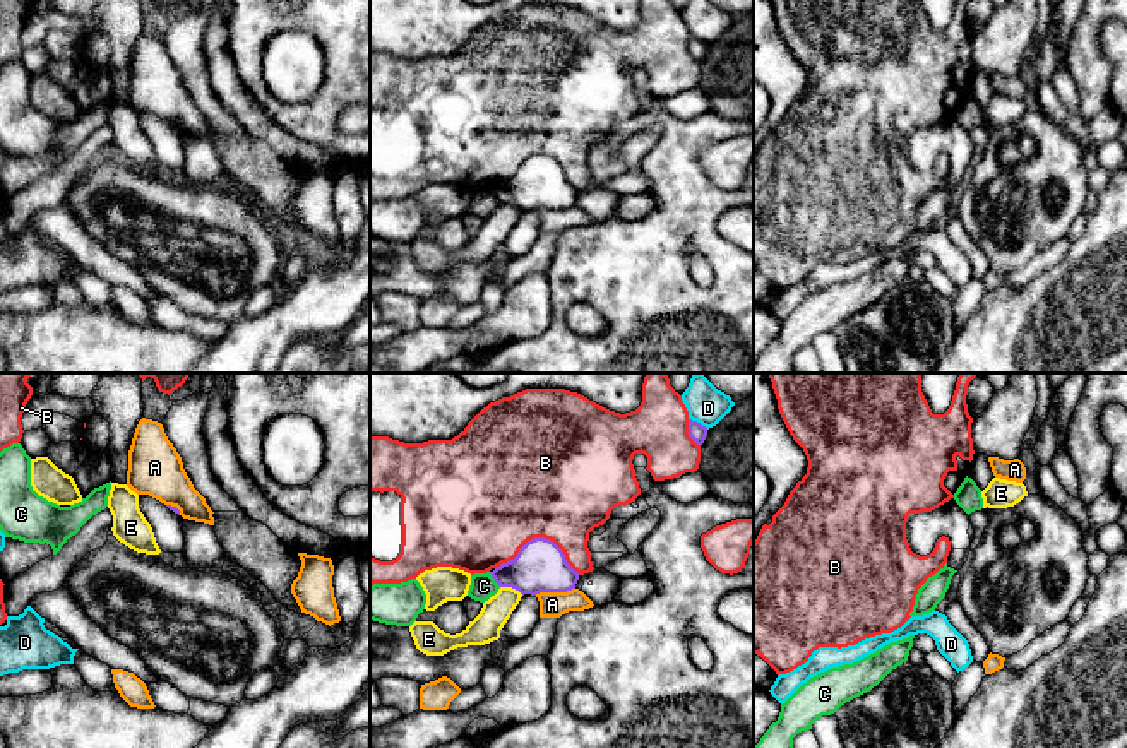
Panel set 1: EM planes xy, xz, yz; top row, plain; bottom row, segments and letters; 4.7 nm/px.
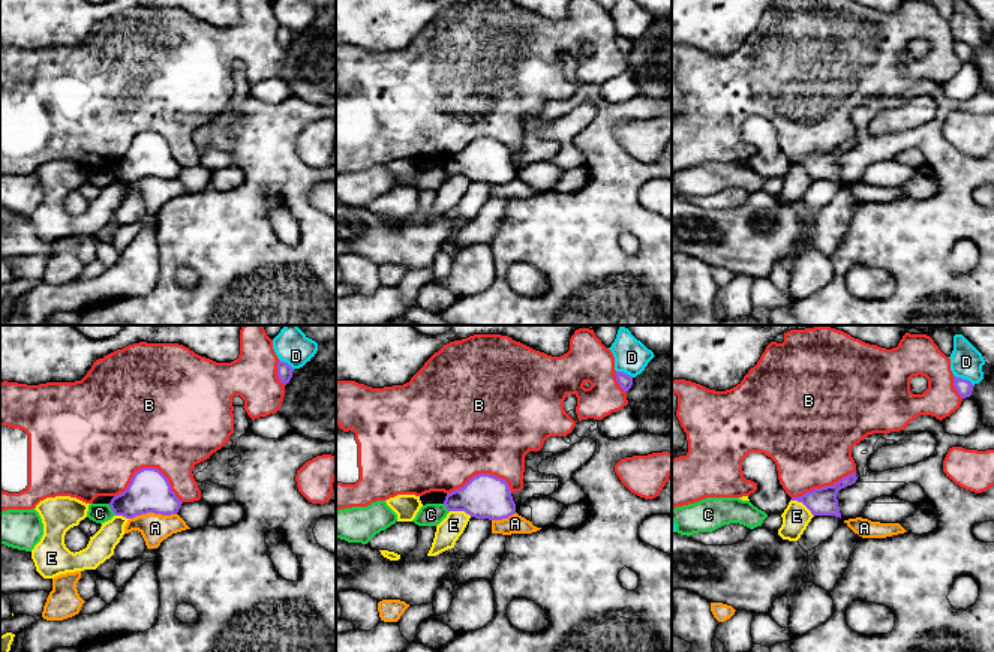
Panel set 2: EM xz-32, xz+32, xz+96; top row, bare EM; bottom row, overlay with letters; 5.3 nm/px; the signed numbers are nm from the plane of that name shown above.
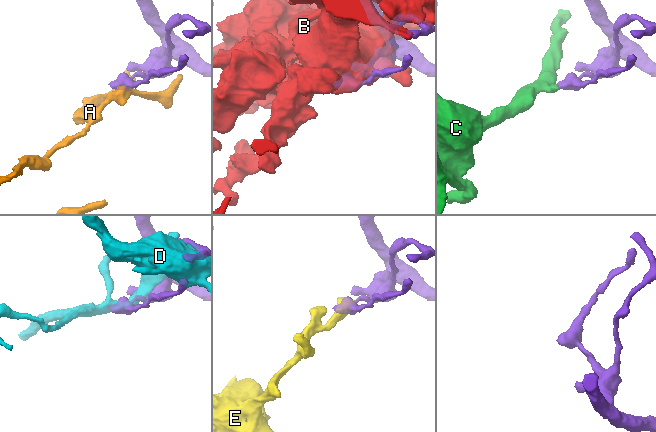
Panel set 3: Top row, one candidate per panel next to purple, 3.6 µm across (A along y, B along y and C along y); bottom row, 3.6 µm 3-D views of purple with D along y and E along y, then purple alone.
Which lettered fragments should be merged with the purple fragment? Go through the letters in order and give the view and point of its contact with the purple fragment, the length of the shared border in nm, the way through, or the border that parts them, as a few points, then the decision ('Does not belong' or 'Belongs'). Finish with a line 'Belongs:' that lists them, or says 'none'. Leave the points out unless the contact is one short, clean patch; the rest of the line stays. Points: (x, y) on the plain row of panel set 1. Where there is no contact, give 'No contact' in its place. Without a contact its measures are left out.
A: Touches purple at xz (554, 207). Shared border 190 nm. Boundary: xz (574, 204), (535, 211). Does not belong
B: Touches purple at xz (540, 154). Shared border 400 nm. Does not belong
C: Touches purple at xz (494, 194). Shared border 90 nm. Boundary: xz (488, 189), (500, 202). Does not belong
D: Touches purple at xz (699, 40). Shared border 110 nm. Does not belong
E: Touches purple at xz (512, 204). Shared border 120 nm. Boundary: xz (500, 202), (511, 202), (523, 211). Does not belong
Belongs: none

